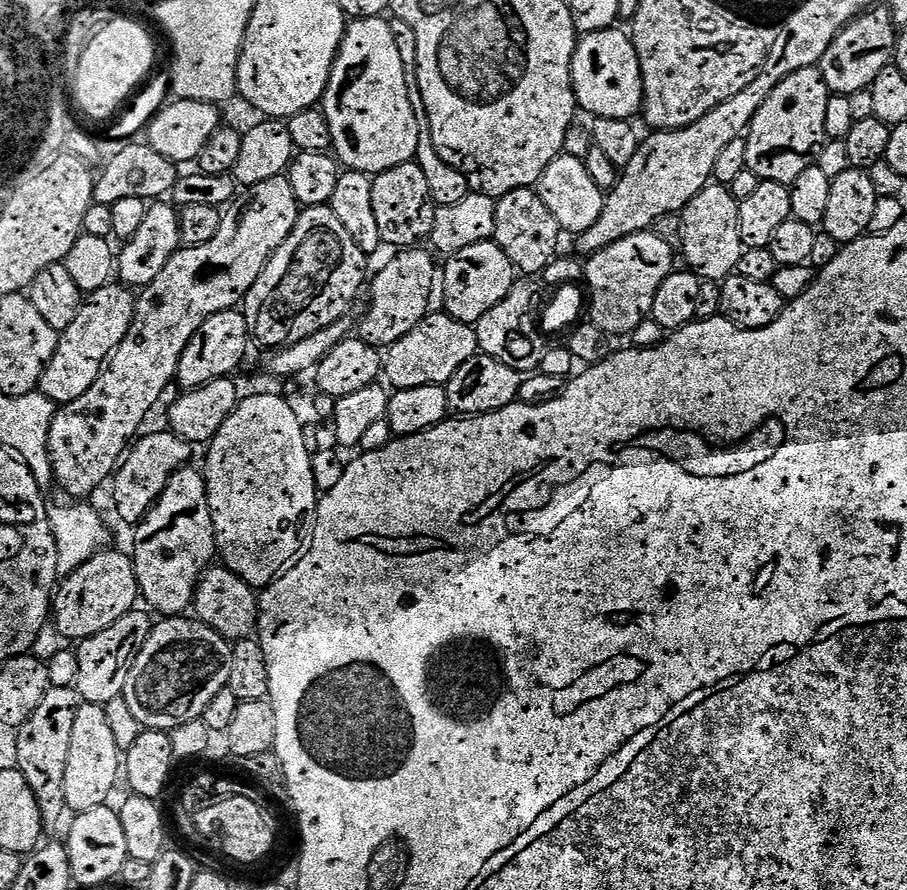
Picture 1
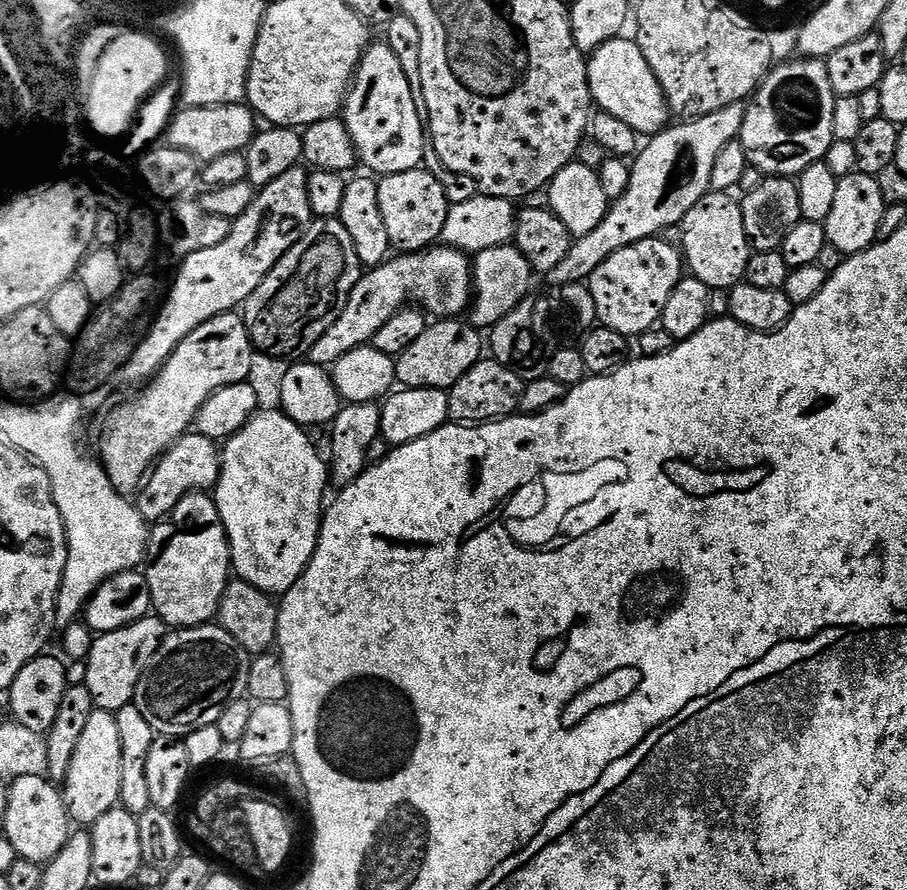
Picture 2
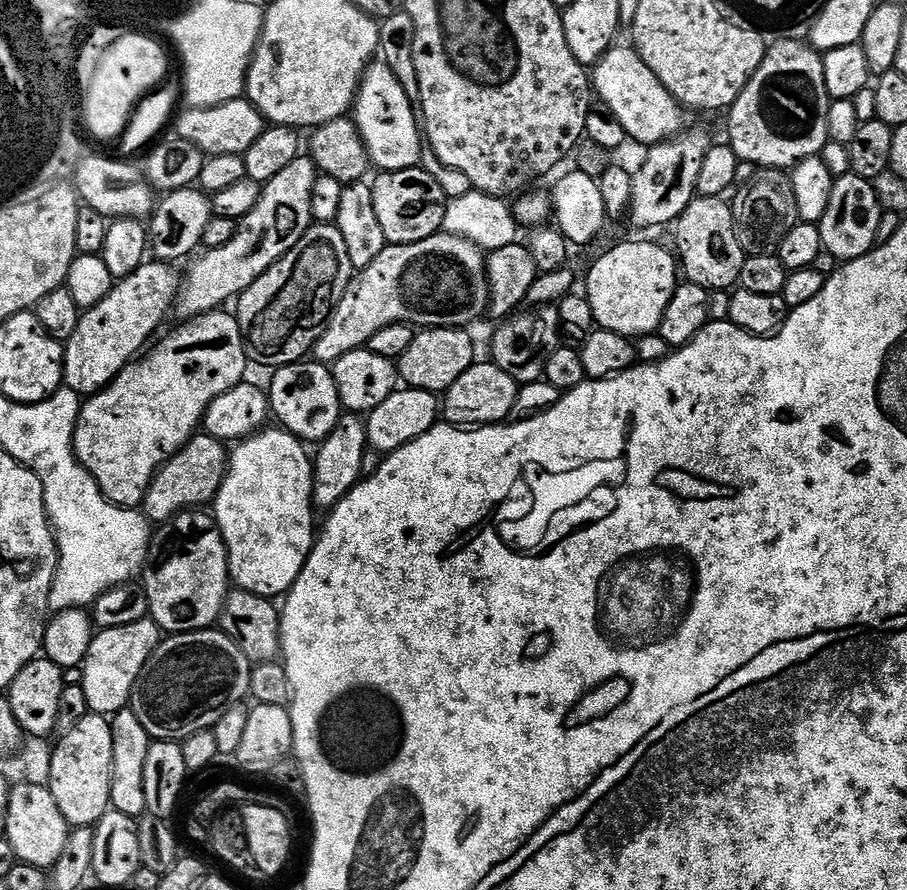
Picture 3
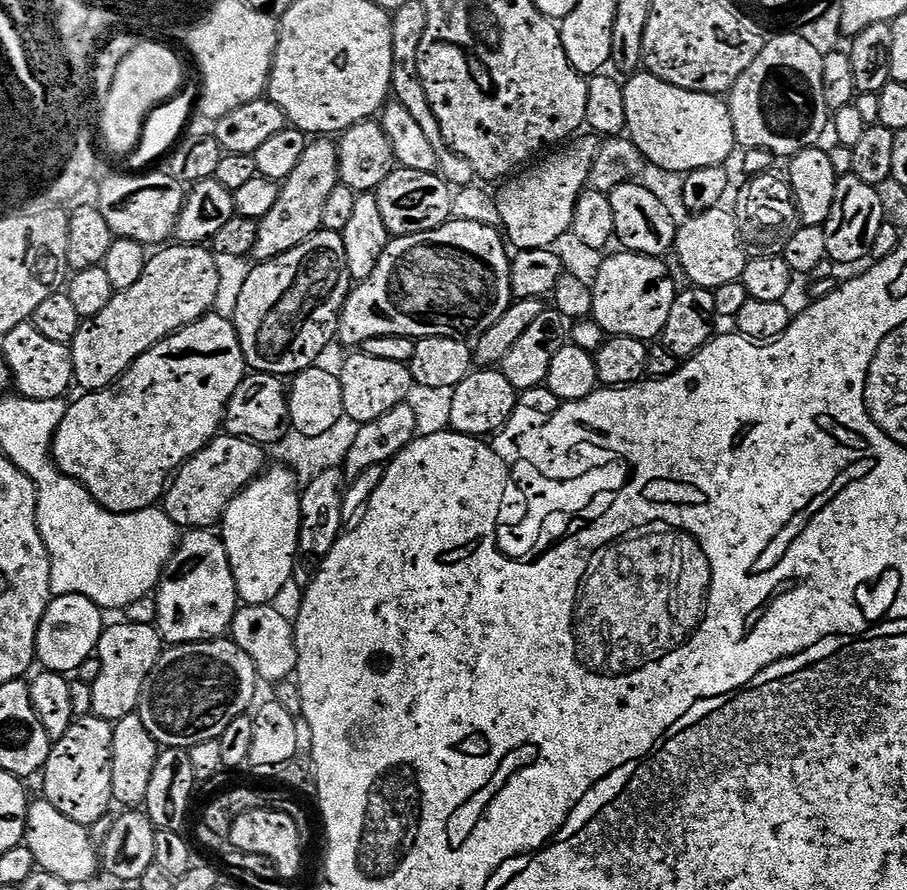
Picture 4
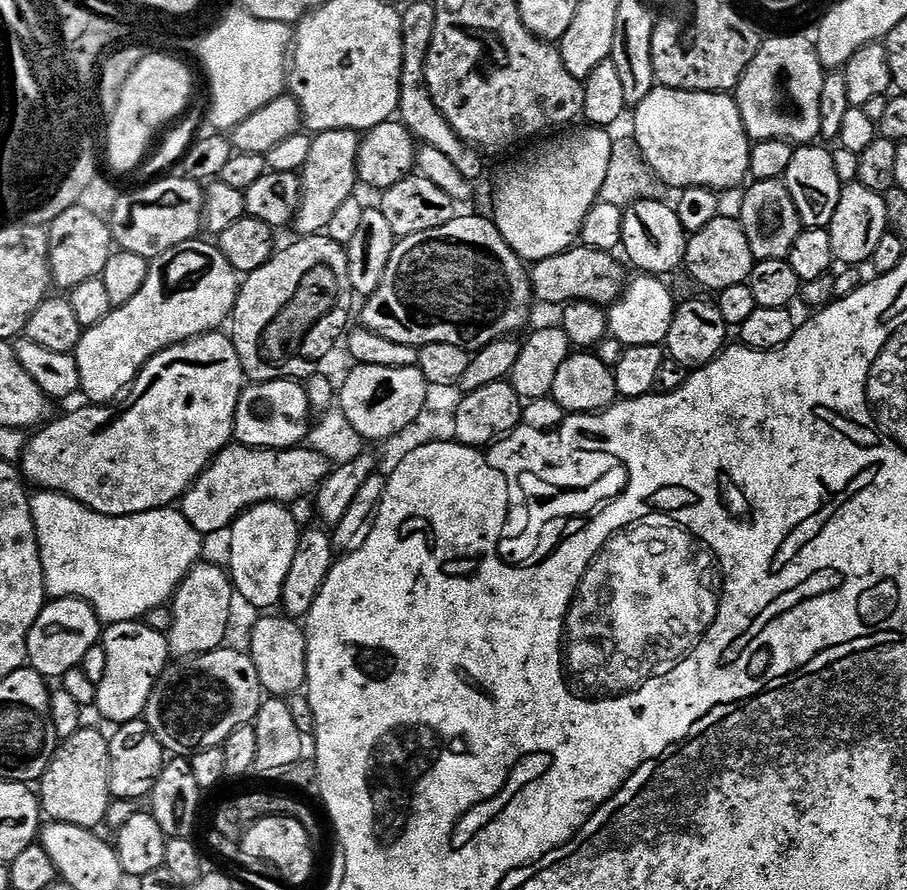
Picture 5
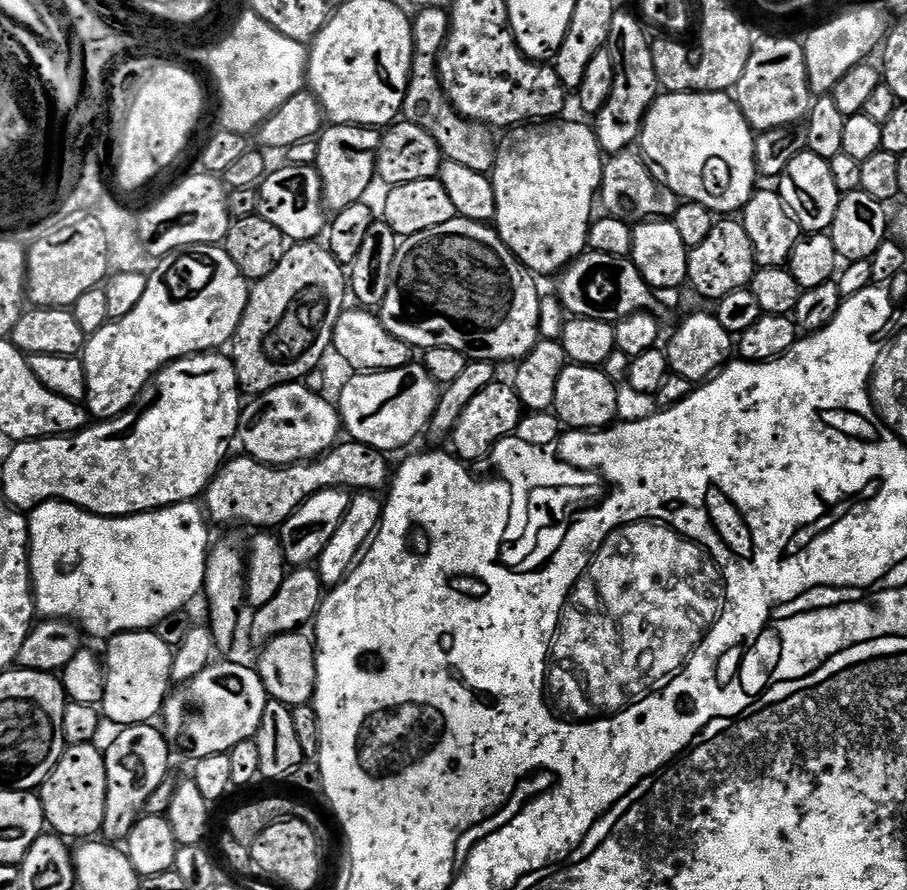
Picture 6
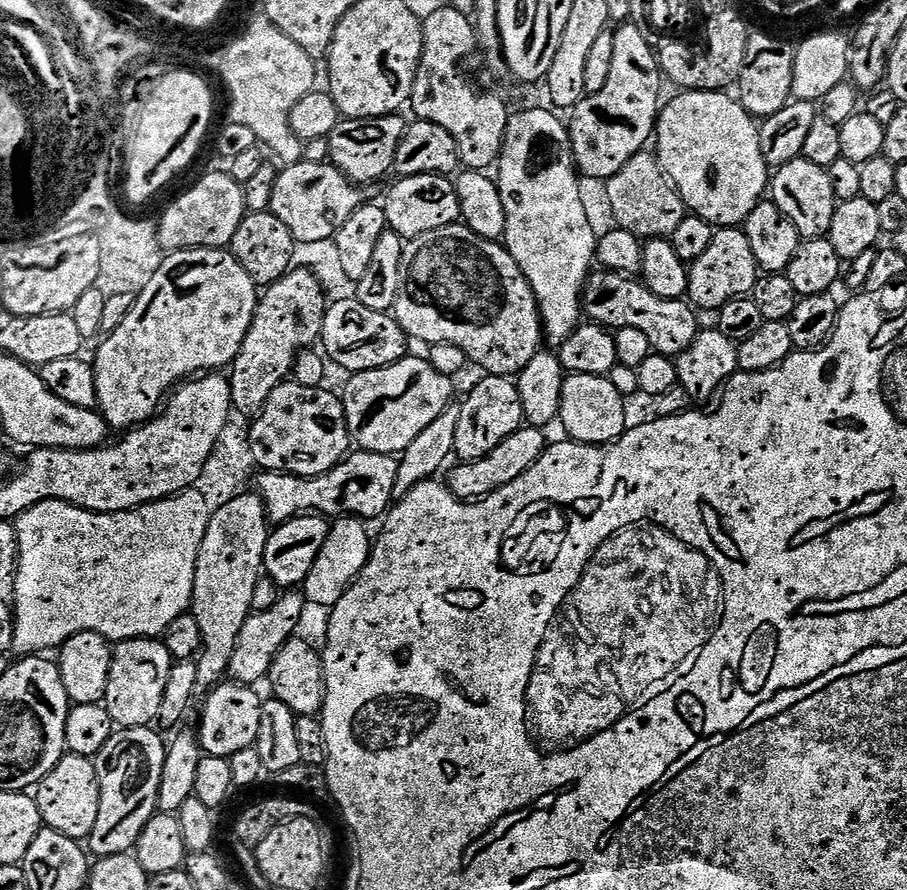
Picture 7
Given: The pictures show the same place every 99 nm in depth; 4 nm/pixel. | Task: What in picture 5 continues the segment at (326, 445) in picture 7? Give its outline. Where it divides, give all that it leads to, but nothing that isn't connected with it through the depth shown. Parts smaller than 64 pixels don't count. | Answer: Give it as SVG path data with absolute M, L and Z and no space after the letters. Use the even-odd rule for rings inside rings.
M271 380L265 384L252 382L240 393L234 418L234 440L247 448L299 448L307 441L313 424L314 411L303 383L294 380Z

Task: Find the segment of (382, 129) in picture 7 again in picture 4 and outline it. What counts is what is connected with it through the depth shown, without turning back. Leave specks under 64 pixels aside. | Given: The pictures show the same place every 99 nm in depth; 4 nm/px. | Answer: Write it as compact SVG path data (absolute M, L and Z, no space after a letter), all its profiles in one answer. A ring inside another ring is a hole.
M316 138L308 142L297 166L280 184L278 202L270 206L270 214L258 221L258 242L252 256L260 262L272 260L275 256L294 250L294 246L306 242L315 232L321 231L324 227L323 211L326 210L326 202L339 184L337 141L332 138Z

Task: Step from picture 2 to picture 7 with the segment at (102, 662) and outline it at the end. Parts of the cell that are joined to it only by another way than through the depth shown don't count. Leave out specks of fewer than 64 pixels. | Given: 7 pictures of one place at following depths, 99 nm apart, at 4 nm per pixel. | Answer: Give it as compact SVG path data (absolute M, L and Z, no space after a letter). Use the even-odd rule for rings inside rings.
M159 639L122 640L115 645L112 653L112 670L109 674L106 707L113 721L121 729L146 728L160 720L162 702L173 667L174 658L170 654L167 643Z

